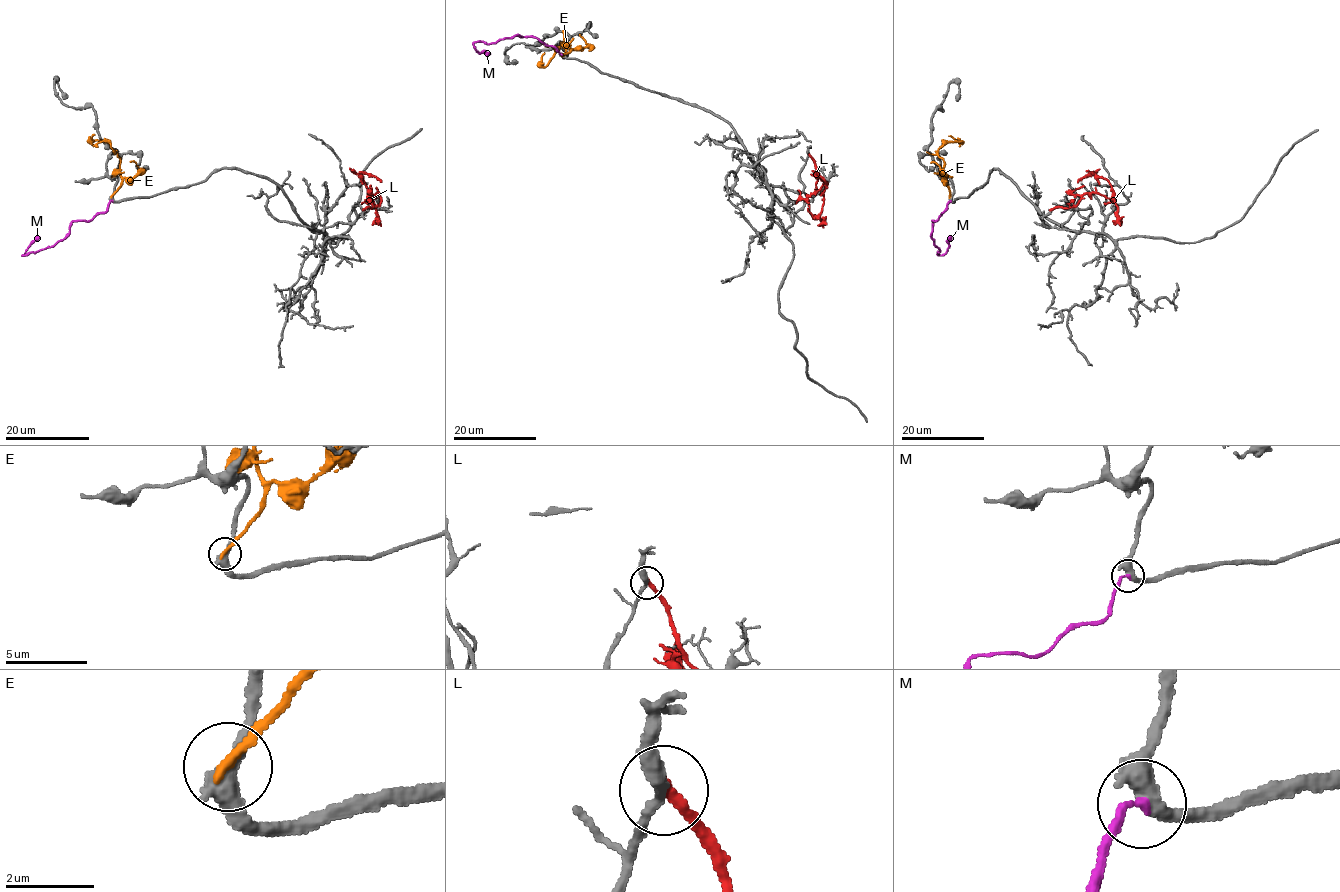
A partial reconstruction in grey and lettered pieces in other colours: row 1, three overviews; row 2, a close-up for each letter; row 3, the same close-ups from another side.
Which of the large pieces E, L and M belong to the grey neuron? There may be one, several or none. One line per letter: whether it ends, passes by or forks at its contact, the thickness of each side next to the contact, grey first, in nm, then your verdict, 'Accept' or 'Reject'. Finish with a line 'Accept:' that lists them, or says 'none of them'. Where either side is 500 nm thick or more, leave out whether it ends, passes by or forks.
E: It ends there. Thickness 400 nm (grey) against 240 nm. Reject
L: It ends there. Thickness 300 nm (grey) against 280 nm. Reject
M: It ends there. Thickness 380 nm (grey) against 200 nm. Reject
Accept: none of them

